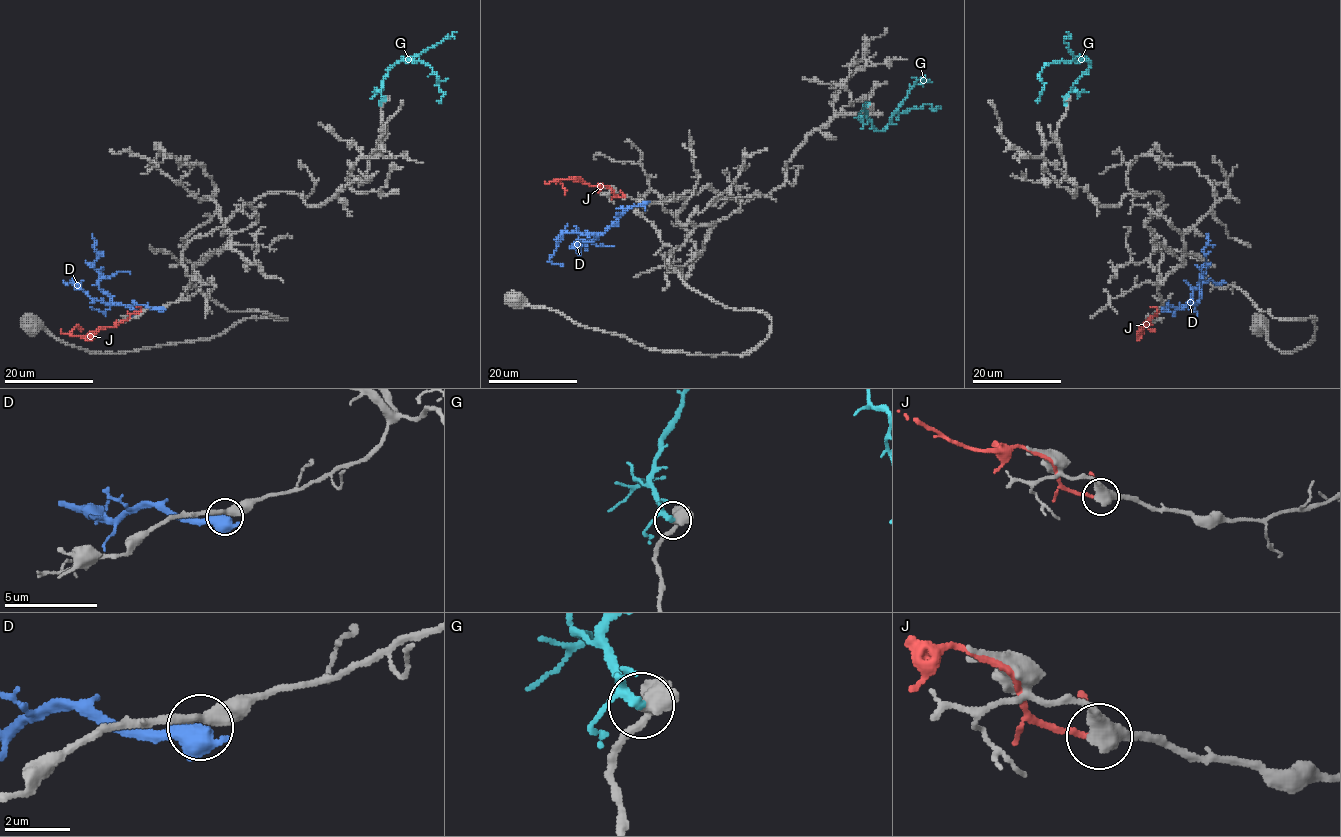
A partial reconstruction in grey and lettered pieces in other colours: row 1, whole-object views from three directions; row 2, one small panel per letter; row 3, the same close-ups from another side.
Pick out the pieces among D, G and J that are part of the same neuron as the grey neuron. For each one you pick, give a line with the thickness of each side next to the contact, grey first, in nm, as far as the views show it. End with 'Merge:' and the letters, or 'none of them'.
Merge: none of them

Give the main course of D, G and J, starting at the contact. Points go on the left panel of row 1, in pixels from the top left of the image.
D: (161, 307), (144, 305), (131, 309), (107, 304), (94, 300), (71, 281), (65, 283), (78, 282)
G: (385, 100), (380, 86), (387, 71), (402, 60), (426, 62), (437, 75), (436, 82), (442, 92), (437, 101)
J: (139, 312), (85, 337), (72, 335), (71, 332), (77, 325), (80, 331)

